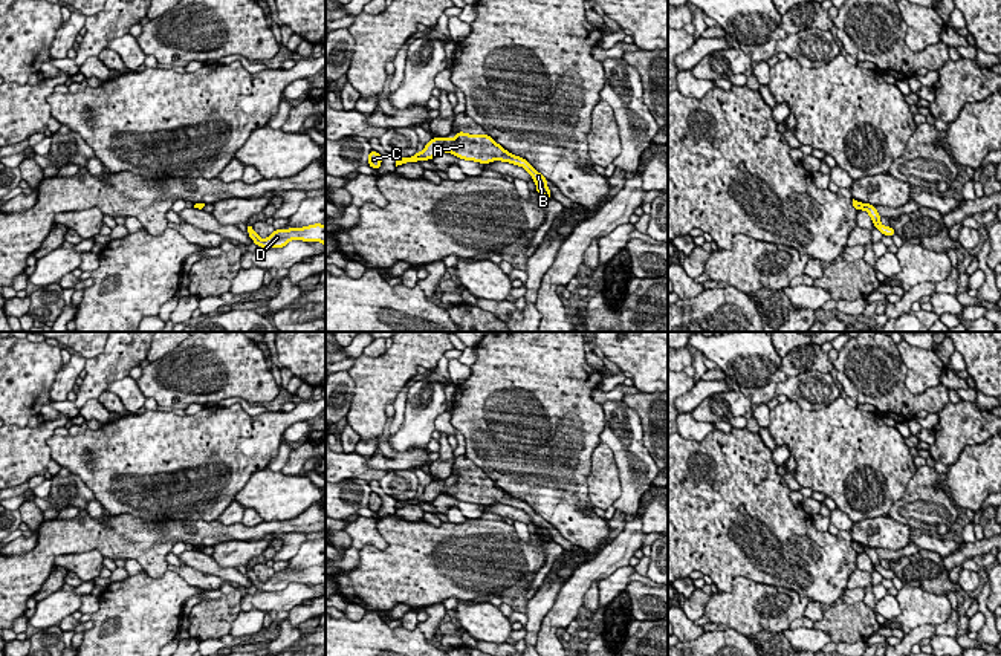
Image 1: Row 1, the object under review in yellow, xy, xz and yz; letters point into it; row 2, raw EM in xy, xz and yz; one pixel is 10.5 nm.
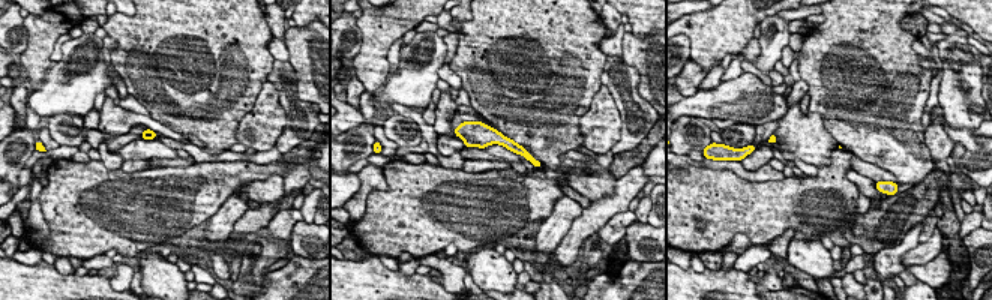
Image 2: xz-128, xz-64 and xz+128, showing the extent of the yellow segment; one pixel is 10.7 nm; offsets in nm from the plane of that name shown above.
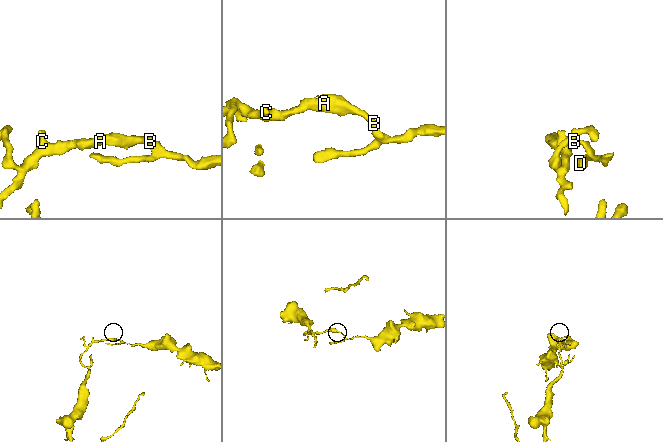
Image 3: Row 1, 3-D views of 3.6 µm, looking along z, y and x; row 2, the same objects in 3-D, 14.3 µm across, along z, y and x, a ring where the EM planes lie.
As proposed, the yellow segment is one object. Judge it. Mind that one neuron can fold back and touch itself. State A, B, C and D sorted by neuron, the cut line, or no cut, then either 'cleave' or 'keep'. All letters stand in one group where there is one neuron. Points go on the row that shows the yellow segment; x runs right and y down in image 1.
A B C / D | xz (537, 184), (546, 187) | cleave

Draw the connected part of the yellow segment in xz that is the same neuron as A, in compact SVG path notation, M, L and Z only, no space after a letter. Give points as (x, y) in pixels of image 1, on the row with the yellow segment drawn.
M458 132L455 138L432 138L422 151L417 151L411 158L399 158L396 161L397 165L403 165L407 162L417 162L417 161L429 161L440 151L451 153L458 159L474 161L480 164L489 164L492 161L509 162L513 165L523 167L526 171L530 173L532 180L536 185L547 187L547 179L538 173L526 159L520 156L513 156L507 150L504 150L500 144L497 144L489 135L469 135Z

